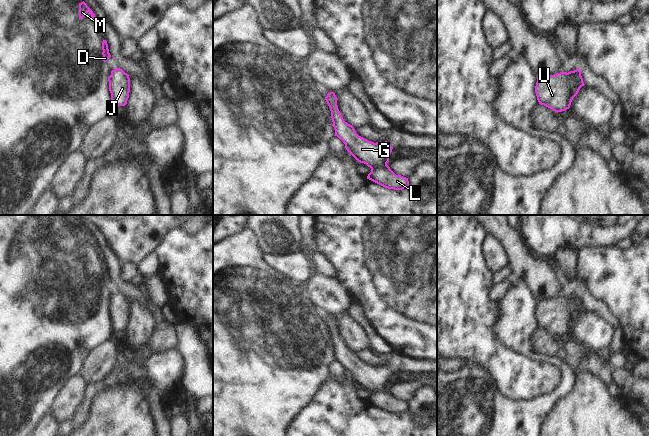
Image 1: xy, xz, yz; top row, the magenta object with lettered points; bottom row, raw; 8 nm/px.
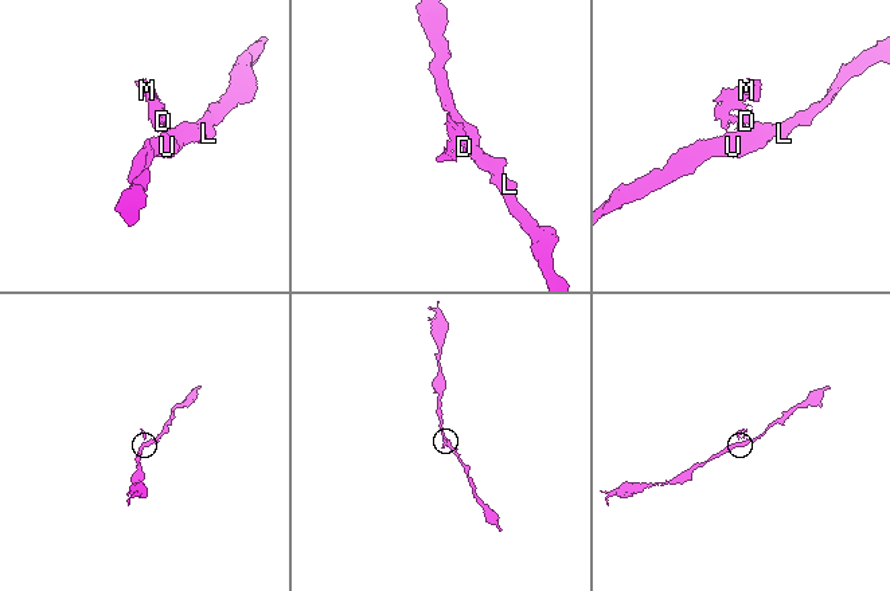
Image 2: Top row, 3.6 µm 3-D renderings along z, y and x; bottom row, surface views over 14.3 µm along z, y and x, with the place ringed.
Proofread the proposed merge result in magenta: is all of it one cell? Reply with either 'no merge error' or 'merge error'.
merge error

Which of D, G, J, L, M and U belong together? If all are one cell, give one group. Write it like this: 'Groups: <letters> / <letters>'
Groups: D M / G J L U

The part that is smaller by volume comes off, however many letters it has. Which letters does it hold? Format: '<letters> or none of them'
D, M

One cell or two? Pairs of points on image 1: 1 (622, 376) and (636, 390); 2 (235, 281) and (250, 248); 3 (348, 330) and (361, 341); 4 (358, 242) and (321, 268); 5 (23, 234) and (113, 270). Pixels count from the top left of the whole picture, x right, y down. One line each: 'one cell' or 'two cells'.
1: one cell
2: one cell
3: one cell
4: two cells
5: two cells

